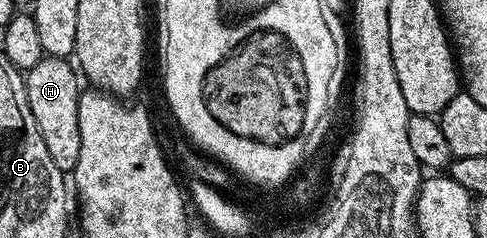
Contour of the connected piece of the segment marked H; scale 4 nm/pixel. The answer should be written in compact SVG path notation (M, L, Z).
M43 56L36 68L25 71L24 77L28 108L32 108L36 128L40 128L40 136L44 136L44 148L48 148L48 156L52 156L56 168L72 172L80 156L79 71L65 58Z

